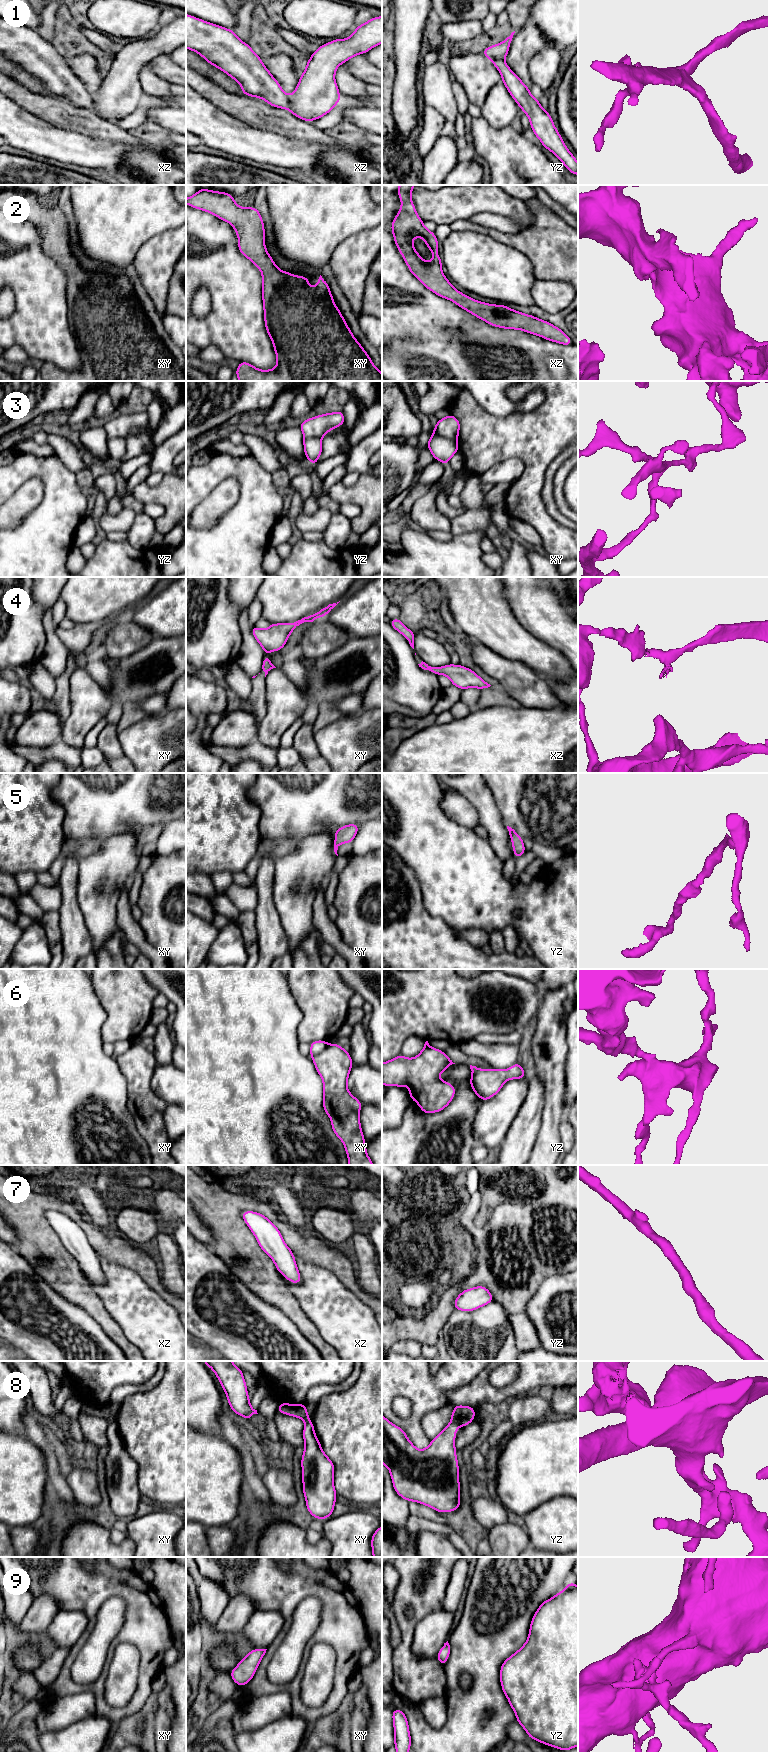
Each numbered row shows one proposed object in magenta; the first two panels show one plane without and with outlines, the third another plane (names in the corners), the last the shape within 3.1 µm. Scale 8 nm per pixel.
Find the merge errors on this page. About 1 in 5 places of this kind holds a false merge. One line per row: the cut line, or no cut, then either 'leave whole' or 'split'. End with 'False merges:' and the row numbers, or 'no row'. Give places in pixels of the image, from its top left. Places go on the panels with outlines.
1: cut none; leave whole
2: cut none; leave whole
3: cut xy (435, 432), (456, 440); split
4: cut none; leave whole
5: cut none; leave whole
6: cut xy (328, 1044), (319, 1053), (311, 1057); split
7: cut none; leave whole
8: cut none; leave whole
9: cut none; leave whole
False merges: 3, 6

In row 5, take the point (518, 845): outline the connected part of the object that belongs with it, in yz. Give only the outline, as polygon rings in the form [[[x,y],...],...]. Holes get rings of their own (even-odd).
[[[507,826],[507,829],[509,831],[509,835],[512,841],[512,848],[514,850],[514,854],[513,856],[515,858],[519,858],[520,856],[522,856],[526,849],[524,847],[524,842],[523,839],[518,835],[518,833],[512,829],[511,827]]]

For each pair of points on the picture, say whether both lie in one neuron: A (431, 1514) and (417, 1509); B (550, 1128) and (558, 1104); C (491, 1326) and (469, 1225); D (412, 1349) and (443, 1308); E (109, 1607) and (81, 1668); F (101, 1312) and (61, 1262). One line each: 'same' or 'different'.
A: same
B: same
C: different
D: different
E: same
F: same

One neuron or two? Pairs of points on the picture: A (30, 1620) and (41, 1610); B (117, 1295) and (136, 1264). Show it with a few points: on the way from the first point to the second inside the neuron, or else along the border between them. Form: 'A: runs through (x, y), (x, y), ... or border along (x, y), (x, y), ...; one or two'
A: runs through (33, 1618), (38, 1613); one
B: border along (114, 1260), (133, 1269), (149, 1286); two

